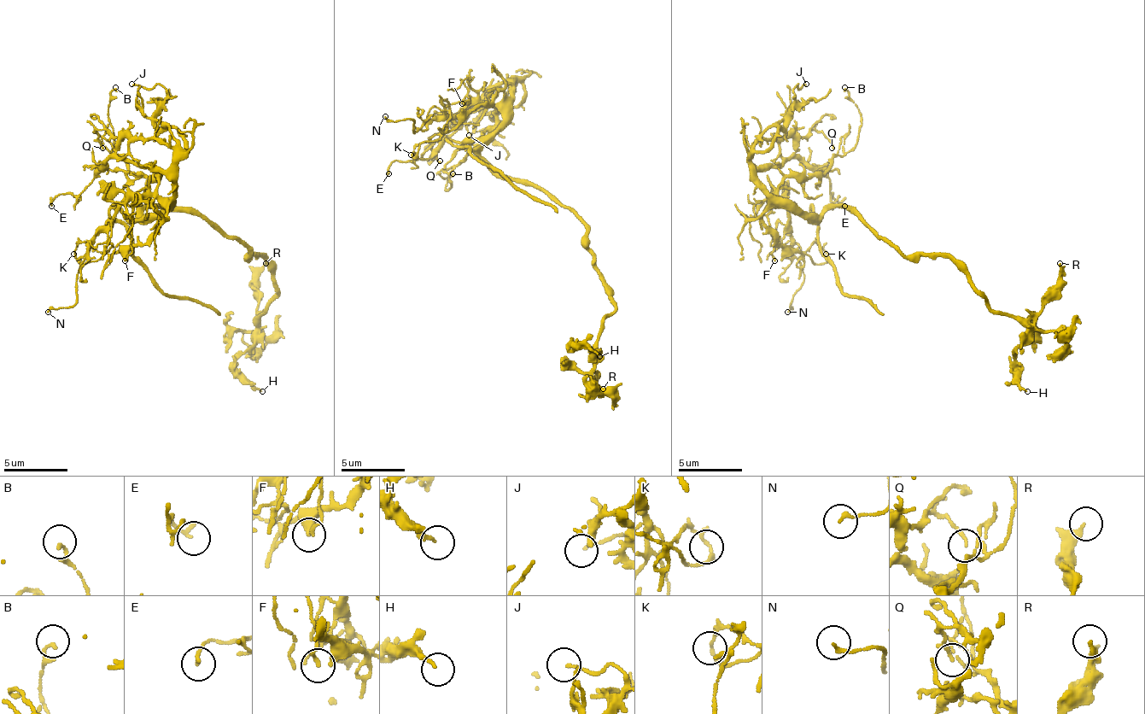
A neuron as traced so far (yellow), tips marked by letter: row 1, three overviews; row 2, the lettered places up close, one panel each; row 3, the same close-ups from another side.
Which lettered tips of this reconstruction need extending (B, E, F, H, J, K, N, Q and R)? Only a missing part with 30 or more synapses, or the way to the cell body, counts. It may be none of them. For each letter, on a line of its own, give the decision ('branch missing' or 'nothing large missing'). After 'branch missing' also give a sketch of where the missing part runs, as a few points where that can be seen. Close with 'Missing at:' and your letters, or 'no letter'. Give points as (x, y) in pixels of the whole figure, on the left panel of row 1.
B: nothing large missing
E: nothing large missing
F: nothing large missing
H: nothing large missing
J: nothing large missing
K: nothing large missing
N: nothing large missing
Q: nothing large missing
R: nothing large missing
Missing at: no letter

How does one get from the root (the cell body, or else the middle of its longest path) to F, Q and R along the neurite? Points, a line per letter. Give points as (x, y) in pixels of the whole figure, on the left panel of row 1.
F: (201, 215), (160, 206), (147, 215), (166, 209), (157, 199), (131, 199), (125, 260)
Q: (201, 215), (160, 206), (147, 215), (166, 202), (150, 173), (99, 129), (102, 148)
R: (201, 215), (214, 222), (249, 254), (262, 257), (278, 295), (259, 318), (256, 279), (265, 263)

